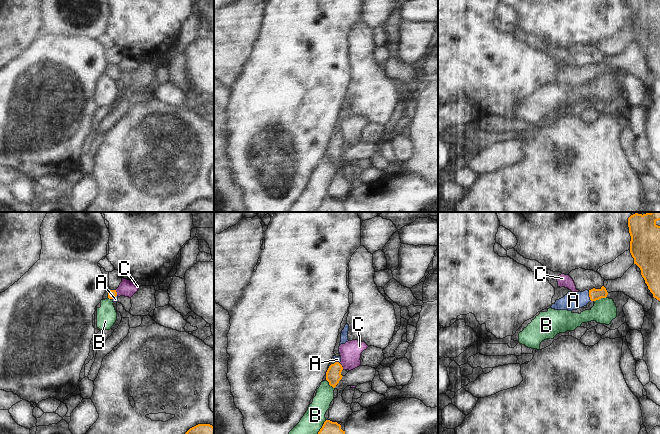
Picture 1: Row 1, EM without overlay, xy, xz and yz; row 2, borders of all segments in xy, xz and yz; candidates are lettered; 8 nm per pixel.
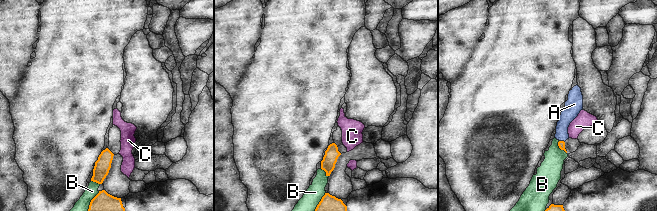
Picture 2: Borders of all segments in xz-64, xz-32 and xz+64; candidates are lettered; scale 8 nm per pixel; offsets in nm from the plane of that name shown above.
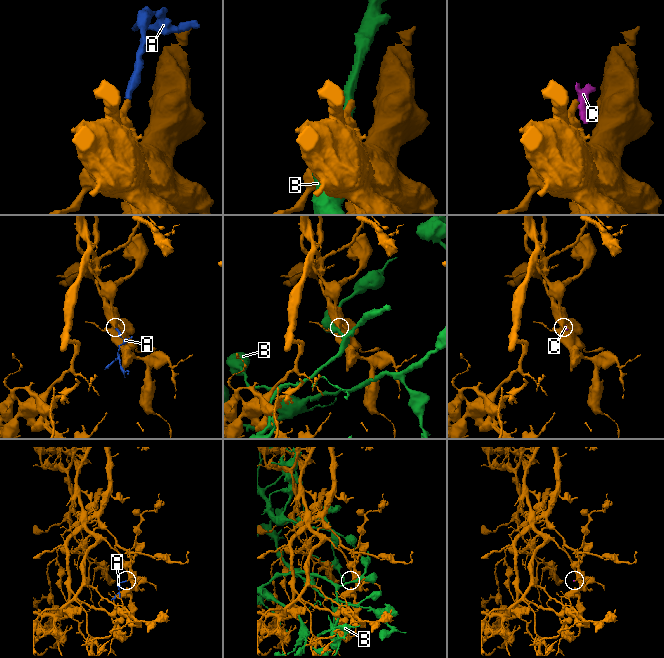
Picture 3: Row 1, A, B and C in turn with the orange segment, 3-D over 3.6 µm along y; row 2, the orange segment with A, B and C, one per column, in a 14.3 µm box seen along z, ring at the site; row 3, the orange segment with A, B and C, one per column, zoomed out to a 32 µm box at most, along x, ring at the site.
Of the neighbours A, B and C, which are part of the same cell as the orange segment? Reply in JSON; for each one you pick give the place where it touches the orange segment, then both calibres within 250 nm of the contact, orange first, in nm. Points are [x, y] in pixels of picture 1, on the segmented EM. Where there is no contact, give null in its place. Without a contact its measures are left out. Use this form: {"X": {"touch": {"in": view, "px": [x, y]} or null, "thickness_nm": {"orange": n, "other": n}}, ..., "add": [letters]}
{"A": {"touch": {"in": "yz", "px": [589, 296]}, "thickness_nm": {"orange": 100, "other": 140}}, "add": ["A"]}

